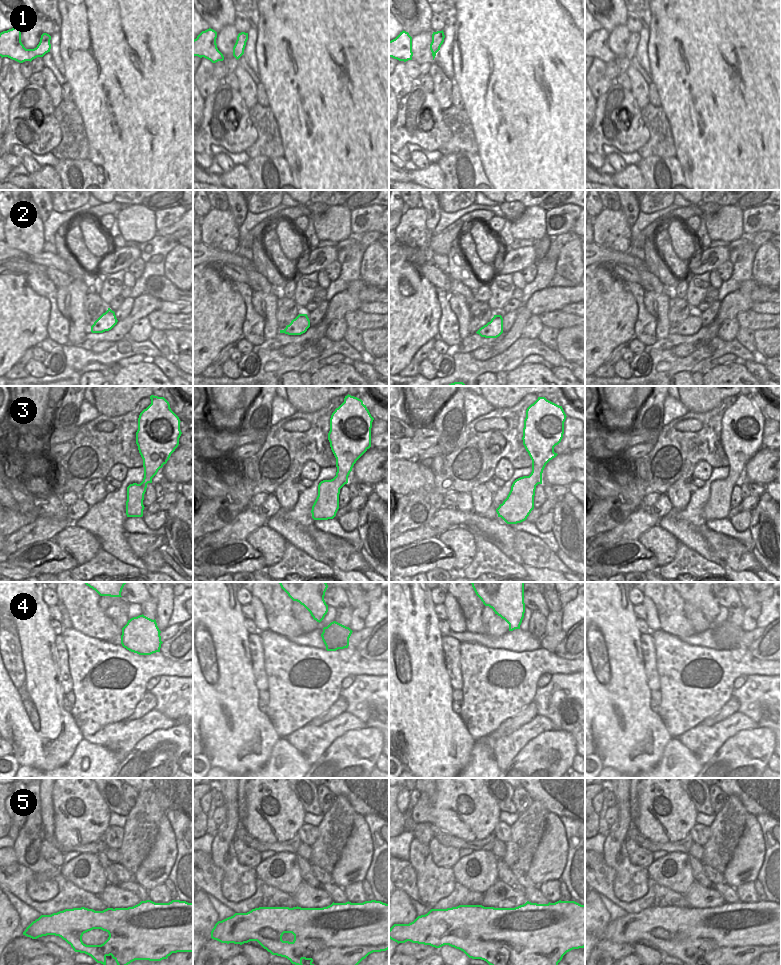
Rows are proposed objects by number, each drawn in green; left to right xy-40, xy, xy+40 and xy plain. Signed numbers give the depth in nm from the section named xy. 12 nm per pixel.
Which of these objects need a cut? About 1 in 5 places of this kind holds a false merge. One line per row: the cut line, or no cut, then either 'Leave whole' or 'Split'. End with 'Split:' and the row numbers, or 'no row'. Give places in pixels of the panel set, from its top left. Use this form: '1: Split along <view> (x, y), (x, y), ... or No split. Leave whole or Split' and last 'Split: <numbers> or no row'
1: No split. Leave whole
2: No split. Leave whole
3: No split. Leave whole
4: No split. Leave whole
5: No split. Leave whole
Split: no row.

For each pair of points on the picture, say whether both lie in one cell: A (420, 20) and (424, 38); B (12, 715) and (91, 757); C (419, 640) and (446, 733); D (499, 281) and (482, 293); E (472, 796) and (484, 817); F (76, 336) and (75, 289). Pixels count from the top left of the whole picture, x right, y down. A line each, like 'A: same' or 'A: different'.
A: different
B: different
C: same
D: different
E: same
F: same

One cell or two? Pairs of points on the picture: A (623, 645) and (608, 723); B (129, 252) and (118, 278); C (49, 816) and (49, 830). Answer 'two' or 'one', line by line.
A: one
B: two
C: one

